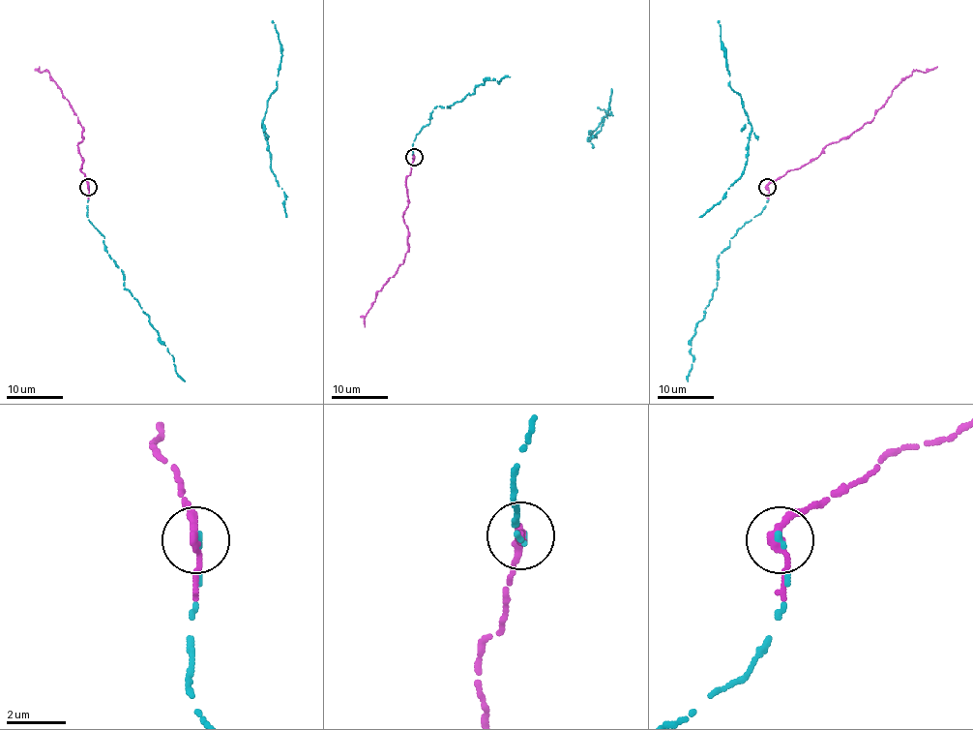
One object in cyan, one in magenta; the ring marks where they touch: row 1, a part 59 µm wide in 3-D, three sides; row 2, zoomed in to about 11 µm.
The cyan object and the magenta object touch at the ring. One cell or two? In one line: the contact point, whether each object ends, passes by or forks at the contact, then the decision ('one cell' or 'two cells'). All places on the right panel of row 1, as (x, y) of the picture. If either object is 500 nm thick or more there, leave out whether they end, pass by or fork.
(767, 187) | cyan ends | magenta passes by | one cell

